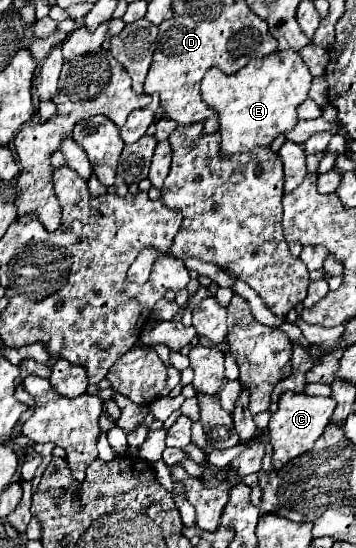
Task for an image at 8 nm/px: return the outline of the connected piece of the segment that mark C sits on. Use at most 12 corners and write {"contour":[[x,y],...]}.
{"contour":[[283,393],[271,415],[273,467],[311,451],[331,397]]}

